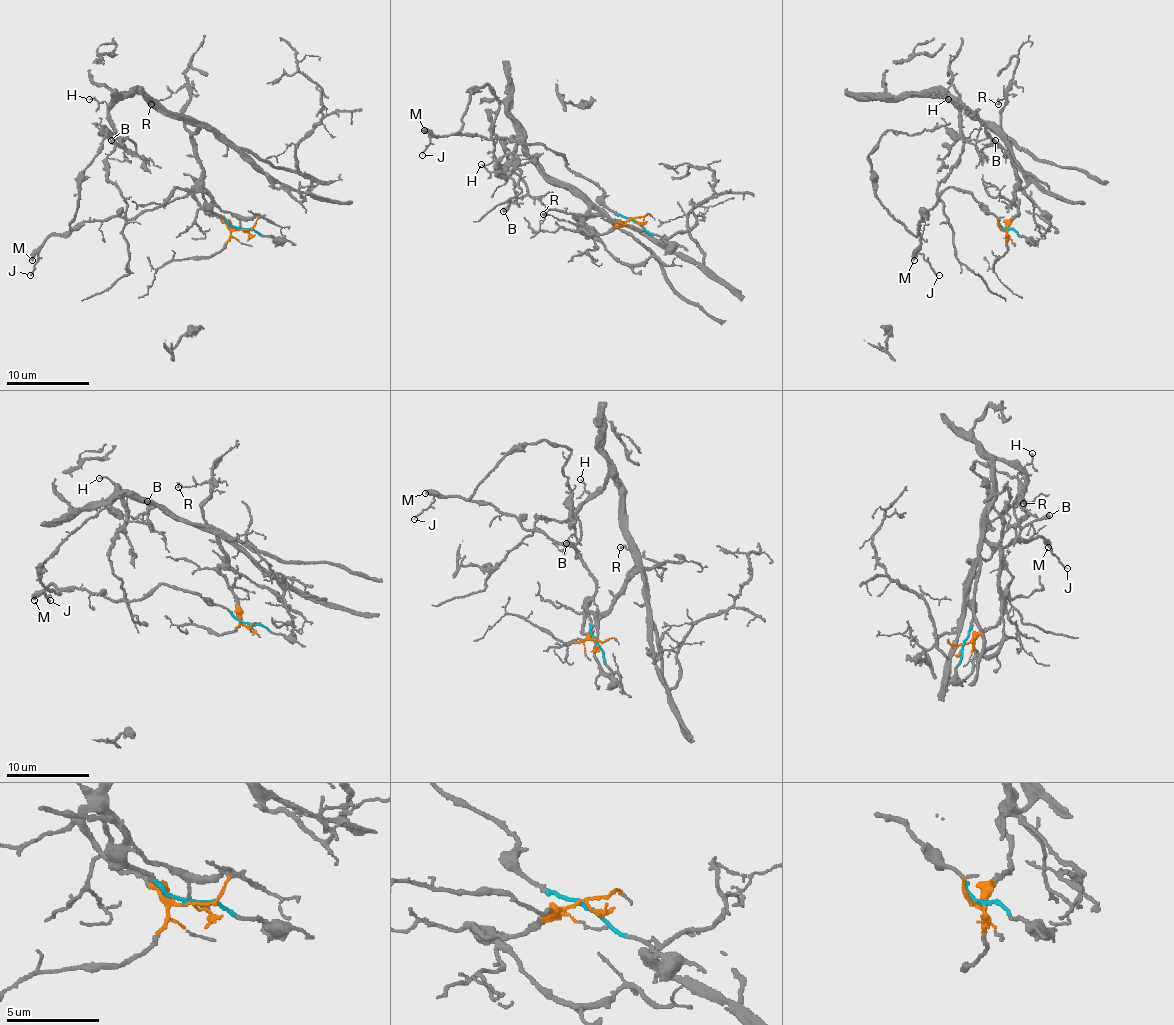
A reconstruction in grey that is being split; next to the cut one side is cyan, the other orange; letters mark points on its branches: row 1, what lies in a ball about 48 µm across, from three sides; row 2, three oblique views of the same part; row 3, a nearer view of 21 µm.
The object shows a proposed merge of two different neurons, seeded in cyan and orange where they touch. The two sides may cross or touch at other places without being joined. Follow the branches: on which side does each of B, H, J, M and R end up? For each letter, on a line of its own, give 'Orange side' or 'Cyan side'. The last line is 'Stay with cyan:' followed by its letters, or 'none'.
B: Orange side
H: Orange side
J: Cyan side
M: Cyan side
R: Orange side
Stay with cyan: J, M

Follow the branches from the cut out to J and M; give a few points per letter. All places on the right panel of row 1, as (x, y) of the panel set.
J: (1006, 230), (968, 192), (947, 188), (929, 211), (927, 219), (922, 217), (918, 232), (922, 257), (939, 275)
M: (1006, 230), (968, 192), (947, 188), (929, 211), (927, 219), (922, 217), (918, 223), (920, 250), (914, 261)

